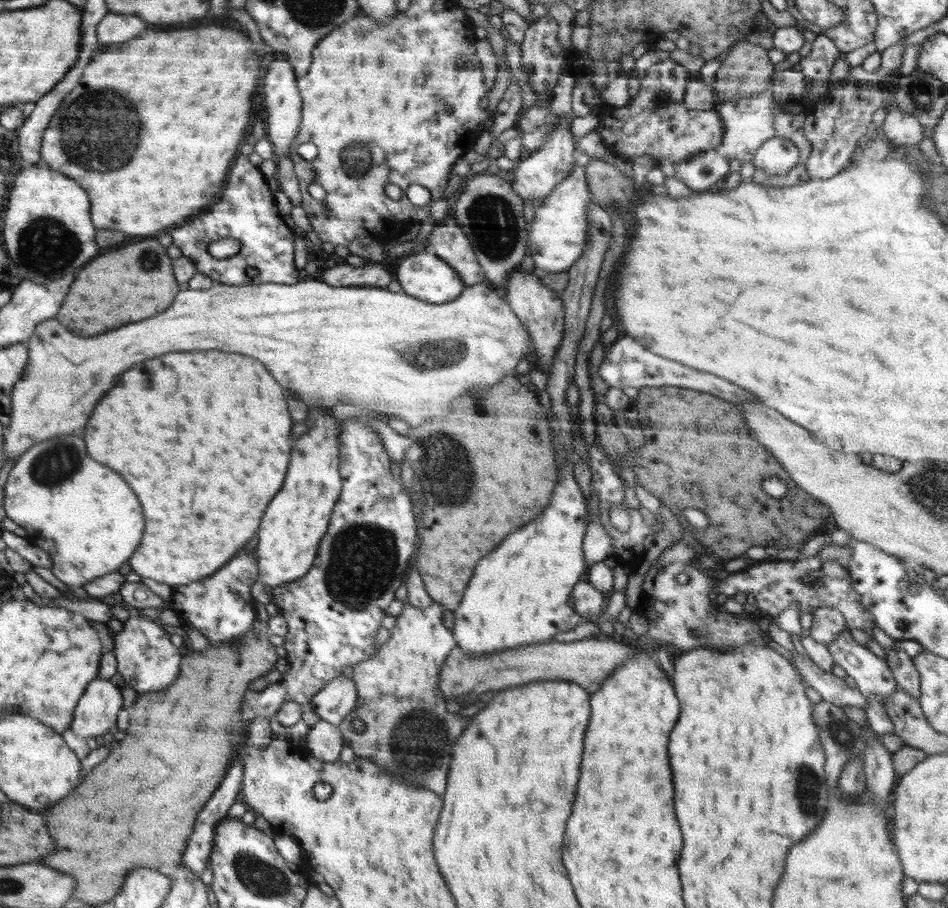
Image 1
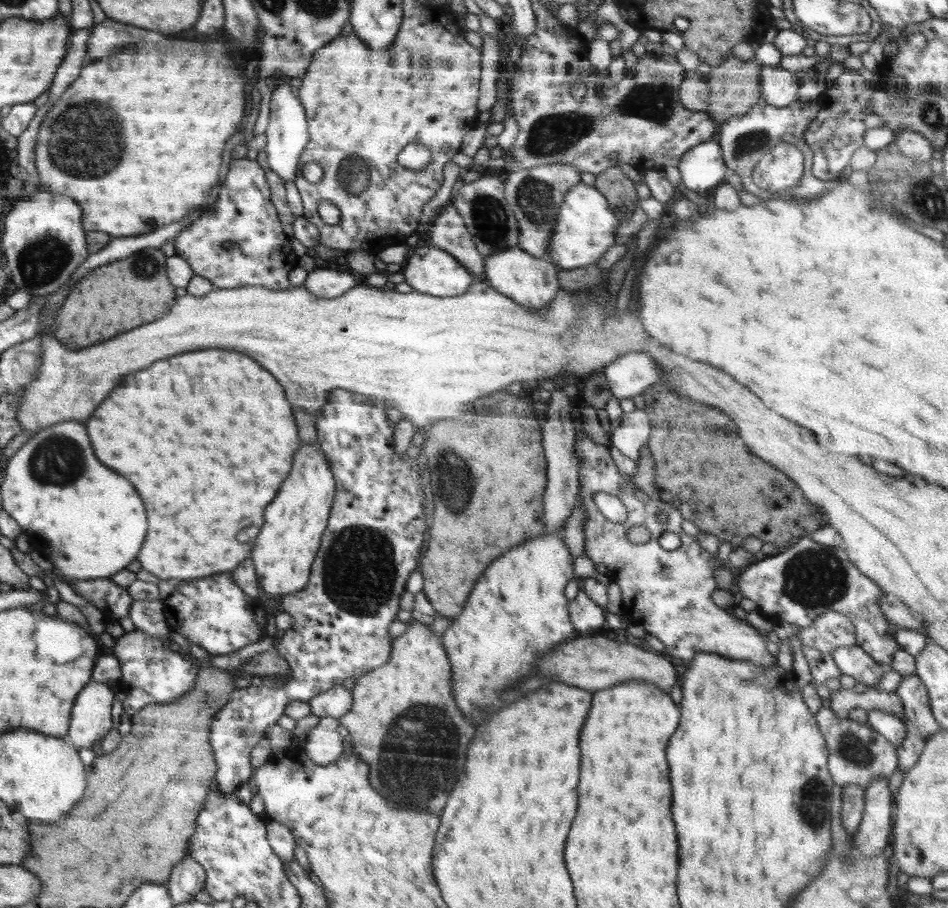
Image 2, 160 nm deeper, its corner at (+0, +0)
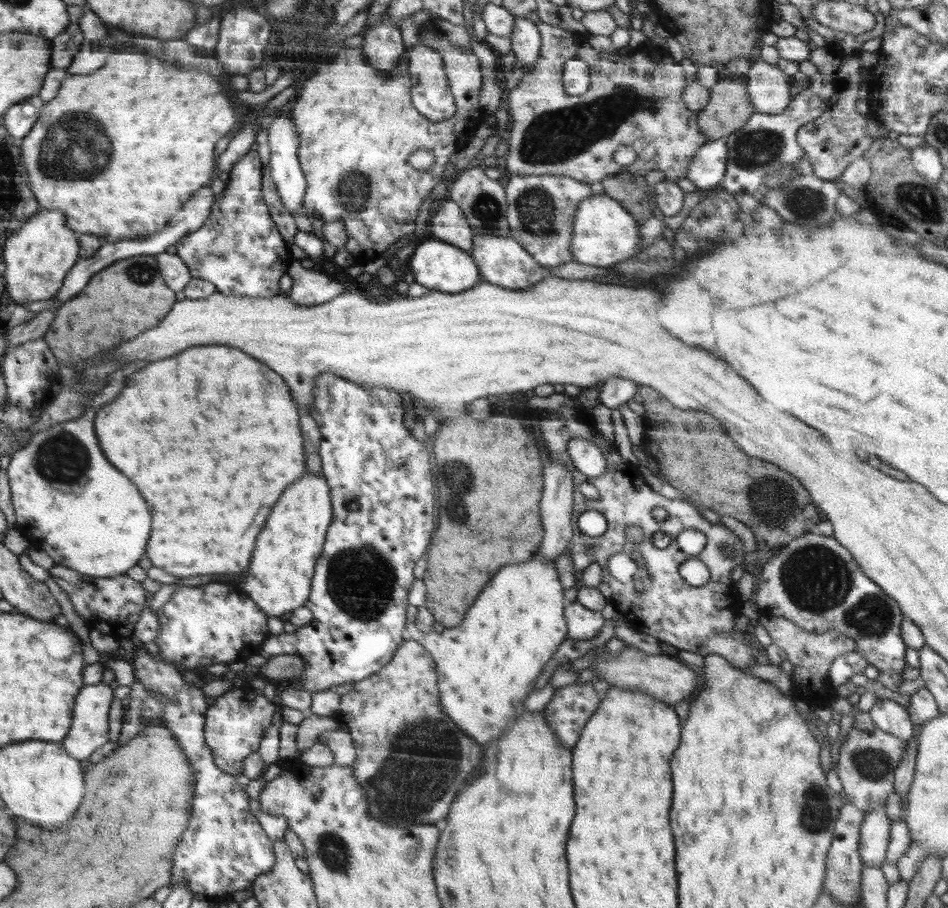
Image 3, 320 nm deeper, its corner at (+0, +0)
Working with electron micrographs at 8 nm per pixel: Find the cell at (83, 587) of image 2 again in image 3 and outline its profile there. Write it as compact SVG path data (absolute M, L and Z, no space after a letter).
M55 564L49 570L49 574L68 596L74 610L85 620L90 629L97 628L102 634L109 634L117 640L130 637L134 633L146 597L141 582L126 575L112 578L86 576L60 564Z

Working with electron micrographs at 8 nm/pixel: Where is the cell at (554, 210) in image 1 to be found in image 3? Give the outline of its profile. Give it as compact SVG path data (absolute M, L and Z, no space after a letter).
M605 194L584 199L575 212L574 237L571 242L573 260L595 267L621 264L622 261L640 254L646 247L642 245L638 228L634 215L631 215L616 199L609 198Z

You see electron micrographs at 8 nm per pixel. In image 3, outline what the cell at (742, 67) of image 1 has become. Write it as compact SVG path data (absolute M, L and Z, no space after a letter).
M724 73L712 86L708 104L697 114L698 129L708 141L727 138L742 129L750 116L755 114L747 88L744 78Z

